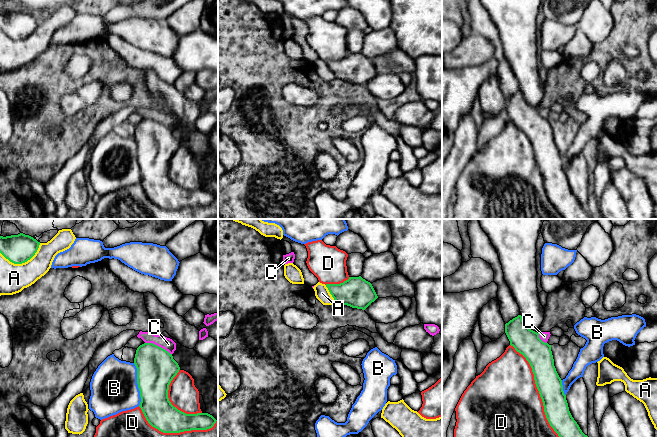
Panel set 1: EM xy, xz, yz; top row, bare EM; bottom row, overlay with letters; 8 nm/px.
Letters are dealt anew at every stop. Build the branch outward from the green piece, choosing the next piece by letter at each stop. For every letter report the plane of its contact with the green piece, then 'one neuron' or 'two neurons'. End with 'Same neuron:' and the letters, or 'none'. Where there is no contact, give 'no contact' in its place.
A: xy | two neurons
B: xy | two neurons
C: xy | one neuron
D: yz | two neurons
Same neuron: C

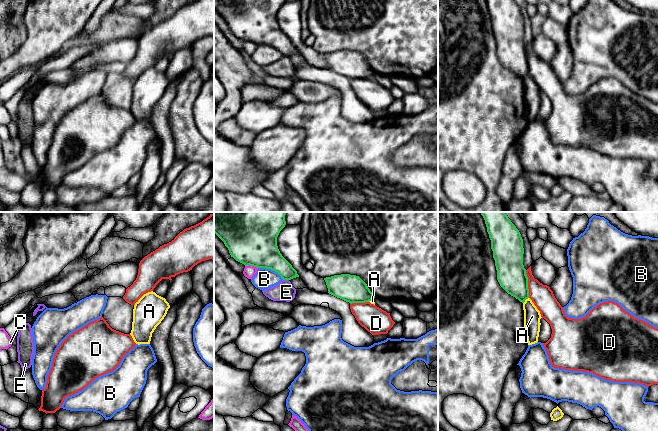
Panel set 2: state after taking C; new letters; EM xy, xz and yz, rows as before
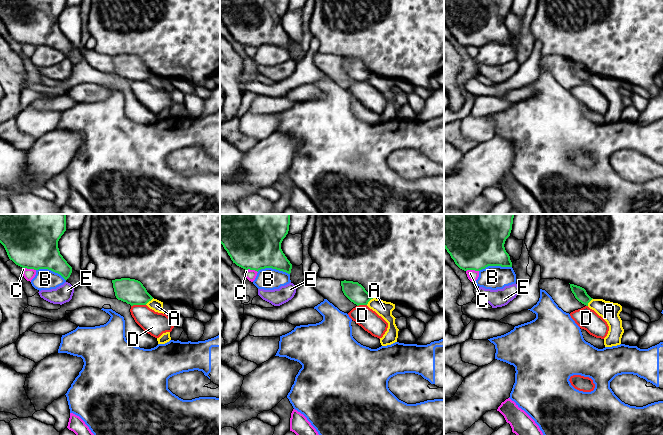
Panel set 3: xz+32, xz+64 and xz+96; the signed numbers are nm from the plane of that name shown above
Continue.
A: yz | two neurons
B: xz | two neurons
C: xz | two neurons
D: yz | two neurons
E: xz | two neurons
Same neuron: none

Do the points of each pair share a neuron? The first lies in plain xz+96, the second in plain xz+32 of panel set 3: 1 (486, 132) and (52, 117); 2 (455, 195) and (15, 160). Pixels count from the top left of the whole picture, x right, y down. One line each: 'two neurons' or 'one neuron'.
1: one neuron
2: two neurons

